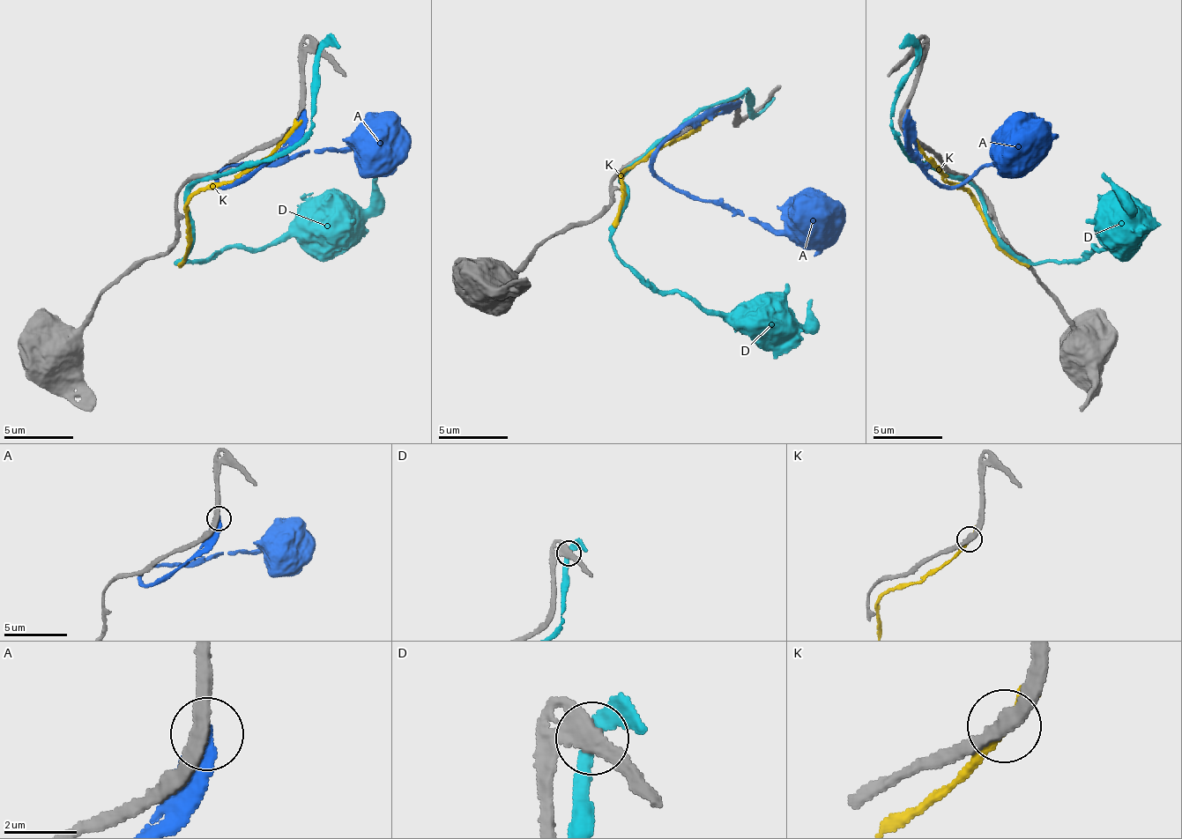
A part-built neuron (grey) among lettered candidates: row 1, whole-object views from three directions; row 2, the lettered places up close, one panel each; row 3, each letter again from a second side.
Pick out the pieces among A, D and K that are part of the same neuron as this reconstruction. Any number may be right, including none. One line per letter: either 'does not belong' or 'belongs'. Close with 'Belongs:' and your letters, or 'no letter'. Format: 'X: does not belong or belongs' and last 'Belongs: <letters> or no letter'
A: does not belong
D: does not belong
K: does not belong
Belongs: no letter

